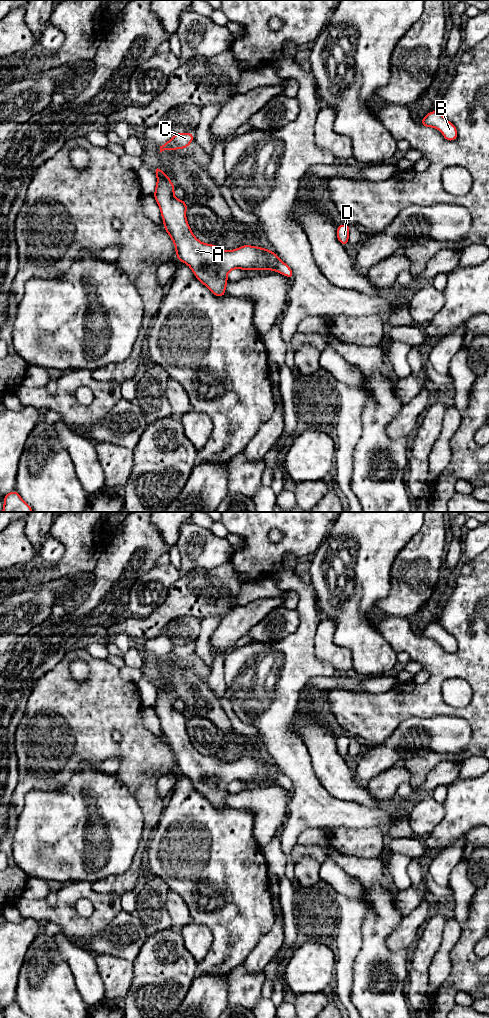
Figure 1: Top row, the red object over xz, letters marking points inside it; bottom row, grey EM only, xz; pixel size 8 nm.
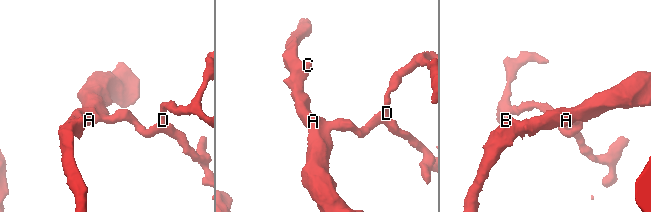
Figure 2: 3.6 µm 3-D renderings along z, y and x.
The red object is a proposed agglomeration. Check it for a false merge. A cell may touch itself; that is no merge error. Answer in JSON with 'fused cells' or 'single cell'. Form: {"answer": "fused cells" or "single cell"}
{"answer": "single cell"}

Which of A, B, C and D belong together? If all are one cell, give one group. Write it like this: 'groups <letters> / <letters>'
groups A B C D

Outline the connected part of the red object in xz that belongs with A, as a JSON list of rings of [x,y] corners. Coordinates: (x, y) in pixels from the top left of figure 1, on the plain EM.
[[[157,677],[153,680],[157,696],[153,706],[161,723],[164,740],[176,761],[176,770],[187,776],[195,789],[212,806],[223,809],[228,796],[227,785],[233,781],[271,782],[293,792],[292,781],[272,762],[243,757],[235,762],[222,762],[216,756],[205,756],[193,746],[186,731],[187,715],[174,709],[175,698]]]

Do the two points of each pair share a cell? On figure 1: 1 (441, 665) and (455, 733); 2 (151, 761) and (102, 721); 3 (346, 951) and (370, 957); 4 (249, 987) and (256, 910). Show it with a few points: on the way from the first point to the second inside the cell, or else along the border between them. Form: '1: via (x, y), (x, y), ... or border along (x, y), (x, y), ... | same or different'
1: border along (429, 717), (456, 715), (464, 718), (472, 729) | different
2: via (138, 748), (138, 744), (115, 721) | same
3: border along (362, 931), (362, 946), (353, 963), (352, 977) | different
4: border along (242, 963), (235, 966), (228, 975) | different

